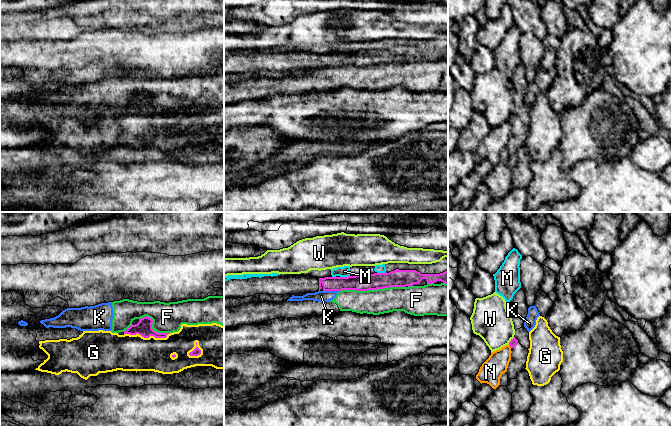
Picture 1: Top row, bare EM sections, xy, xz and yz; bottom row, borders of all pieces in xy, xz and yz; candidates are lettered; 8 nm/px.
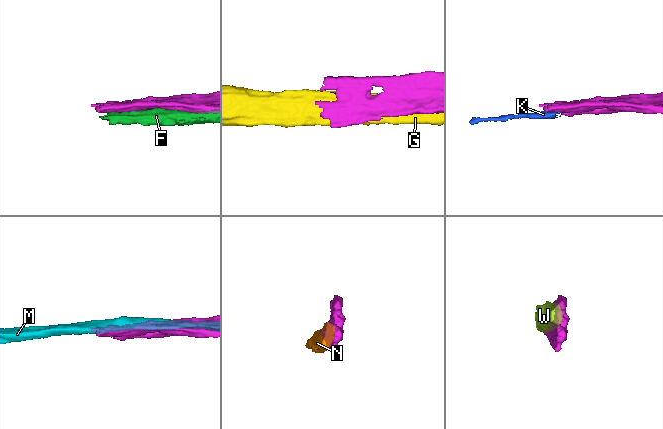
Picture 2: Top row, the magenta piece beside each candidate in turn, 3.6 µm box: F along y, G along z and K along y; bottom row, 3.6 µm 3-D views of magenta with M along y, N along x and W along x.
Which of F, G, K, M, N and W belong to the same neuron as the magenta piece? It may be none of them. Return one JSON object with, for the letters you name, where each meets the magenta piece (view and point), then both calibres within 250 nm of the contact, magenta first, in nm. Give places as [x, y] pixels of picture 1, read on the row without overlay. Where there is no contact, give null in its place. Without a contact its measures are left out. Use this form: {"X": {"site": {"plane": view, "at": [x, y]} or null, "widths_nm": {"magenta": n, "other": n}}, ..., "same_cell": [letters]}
{"same_cell": []}

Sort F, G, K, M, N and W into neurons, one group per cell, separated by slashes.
F K / G / M / N / W

